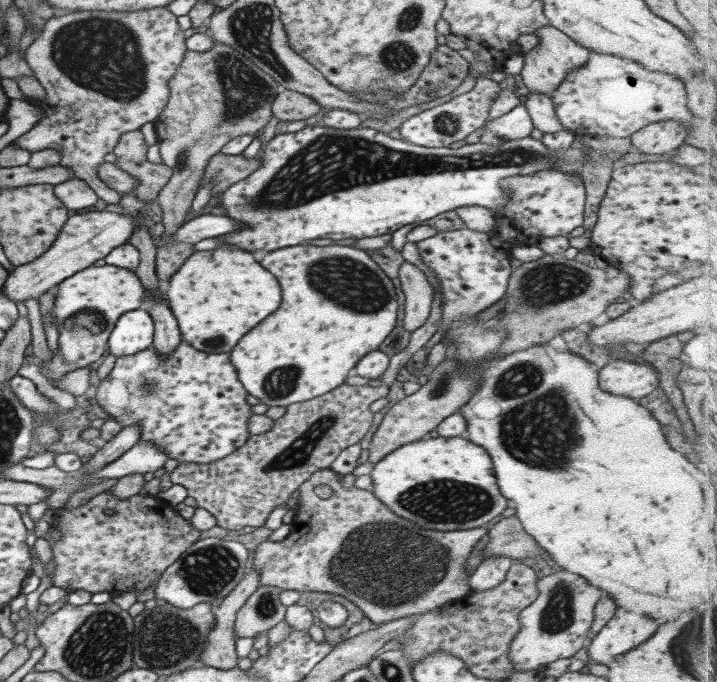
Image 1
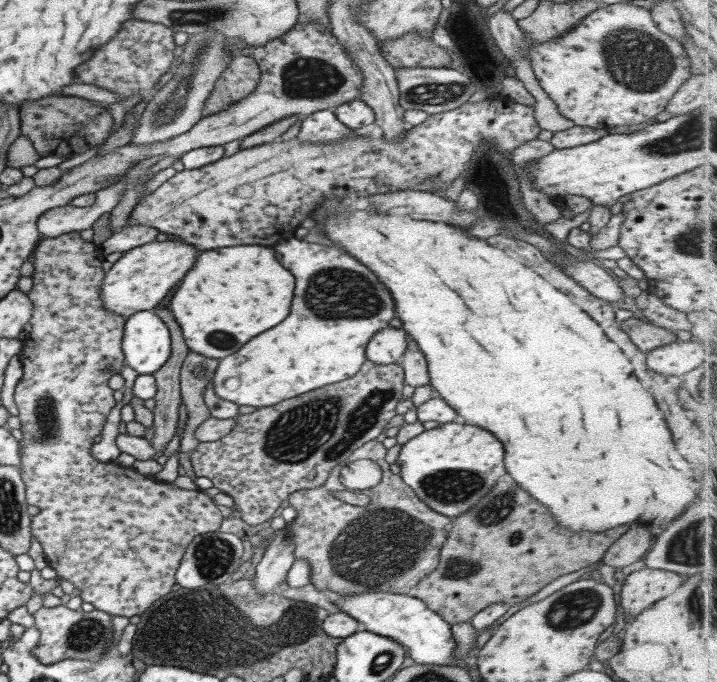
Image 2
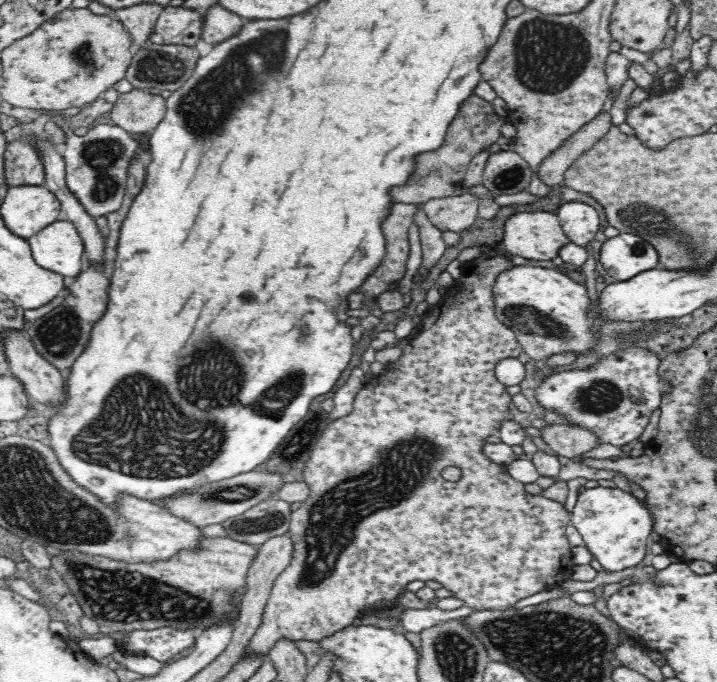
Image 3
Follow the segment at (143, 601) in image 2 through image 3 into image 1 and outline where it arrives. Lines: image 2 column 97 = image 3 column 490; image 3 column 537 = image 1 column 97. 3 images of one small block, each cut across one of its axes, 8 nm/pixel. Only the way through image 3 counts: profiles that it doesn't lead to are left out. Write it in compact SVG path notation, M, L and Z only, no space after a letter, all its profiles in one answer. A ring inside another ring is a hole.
M103 492L88 499L72 510L61 510L59 518L52 524L59 528L59 539L50 544L53 567L52 586L66 592L81 590L90 596L107 592L110 596L132 592L137 595L147 588L153 588L159 576L188 546L199 538L190 520L181 518L175 507L167 501L153 496L131 495L118 499L111 492Z

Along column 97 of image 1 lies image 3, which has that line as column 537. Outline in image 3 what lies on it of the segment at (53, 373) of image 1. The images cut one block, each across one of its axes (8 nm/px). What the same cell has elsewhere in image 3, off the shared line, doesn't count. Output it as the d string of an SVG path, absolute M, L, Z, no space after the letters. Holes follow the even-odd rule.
M512 265L497 274L493 282L492 300L494 301L496 318L514 331L522 348L532 358L544 358L544 356L552 356L570 350L582 354L596 346L597 342L592 339L592 334L588 331L588 323L591 324L593 320L587 316L590 300L586 295L586 286L574 282L556 269L531 265Z

